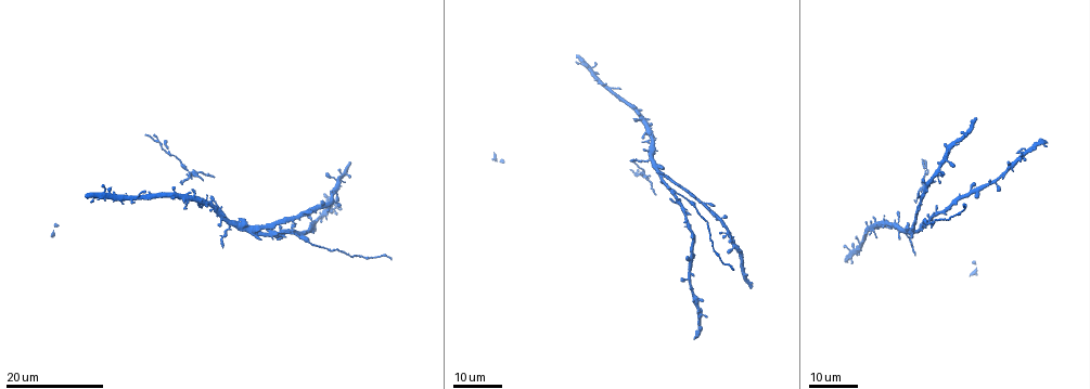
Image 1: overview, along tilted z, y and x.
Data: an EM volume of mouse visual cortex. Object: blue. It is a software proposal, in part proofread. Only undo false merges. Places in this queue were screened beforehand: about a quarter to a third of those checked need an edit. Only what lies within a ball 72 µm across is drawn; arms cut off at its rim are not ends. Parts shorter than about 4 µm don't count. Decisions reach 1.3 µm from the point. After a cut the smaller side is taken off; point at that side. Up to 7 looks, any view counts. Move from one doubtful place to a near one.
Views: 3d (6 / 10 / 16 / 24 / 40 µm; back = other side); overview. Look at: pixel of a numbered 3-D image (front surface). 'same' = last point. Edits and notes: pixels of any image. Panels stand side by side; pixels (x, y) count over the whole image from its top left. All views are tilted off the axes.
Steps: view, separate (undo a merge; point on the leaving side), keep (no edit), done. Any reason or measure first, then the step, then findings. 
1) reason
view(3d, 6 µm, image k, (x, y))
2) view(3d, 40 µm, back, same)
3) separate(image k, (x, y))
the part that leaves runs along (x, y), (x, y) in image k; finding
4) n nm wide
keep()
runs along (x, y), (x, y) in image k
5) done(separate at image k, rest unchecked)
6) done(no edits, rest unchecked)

thin arm on a thick one
view(3d, 16 µm, image 1, (282, 233))

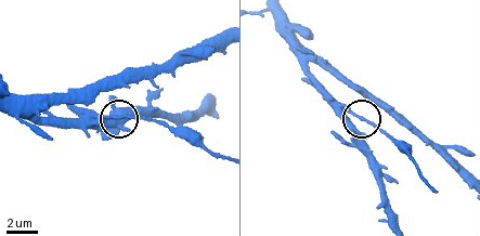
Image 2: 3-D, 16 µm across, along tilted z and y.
view(3d, 10 µm, image 2, (363, 119))

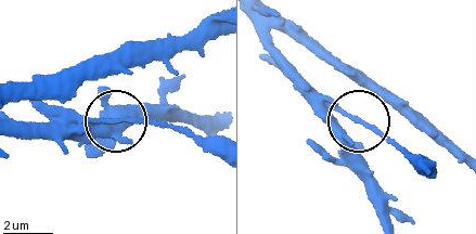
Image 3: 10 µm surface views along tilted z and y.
keep()
runs along (17, 125), (176, 126) in image 3; all the same neuron

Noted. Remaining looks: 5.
three-way junction
view(3d, 16 µm, image 1, (897, 222))

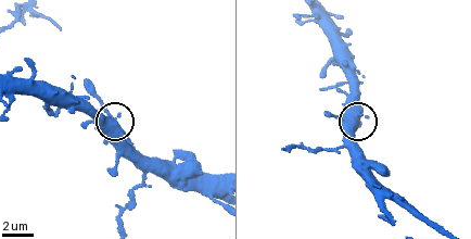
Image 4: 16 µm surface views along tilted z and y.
view(3d, 6 µm, same)

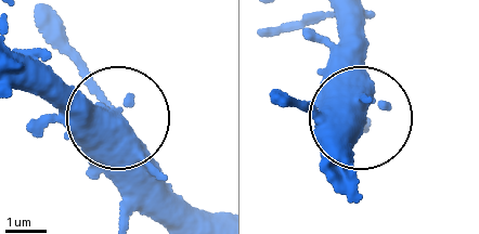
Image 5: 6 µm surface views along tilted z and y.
3 arms
keep()
continuous, no second neuron

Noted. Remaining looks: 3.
sudden change in width
view(3d, 16 µm, image 1, (310, 241))

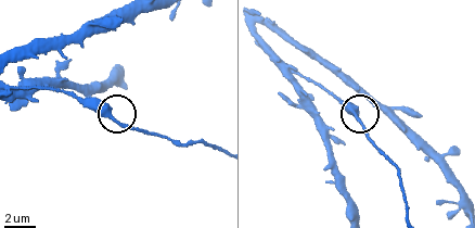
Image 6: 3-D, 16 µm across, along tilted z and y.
view(3d, 10 µm, image 6, (109, 118))

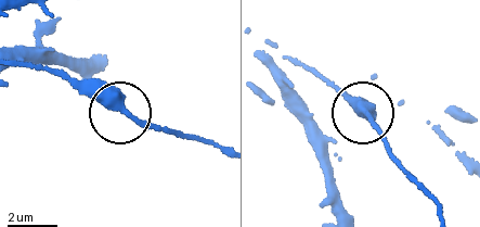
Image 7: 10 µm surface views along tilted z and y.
view(3d, 10 µm, back, image 7, (122, 109))

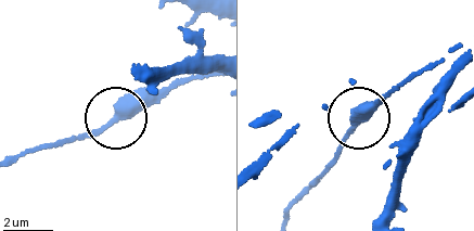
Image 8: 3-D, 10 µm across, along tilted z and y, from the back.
340 nm wide
keep()
runs along (440, 59), (367, 105), (338, 146) in image 8; one neuron here

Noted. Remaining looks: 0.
done(no edits, rest unchecked)

